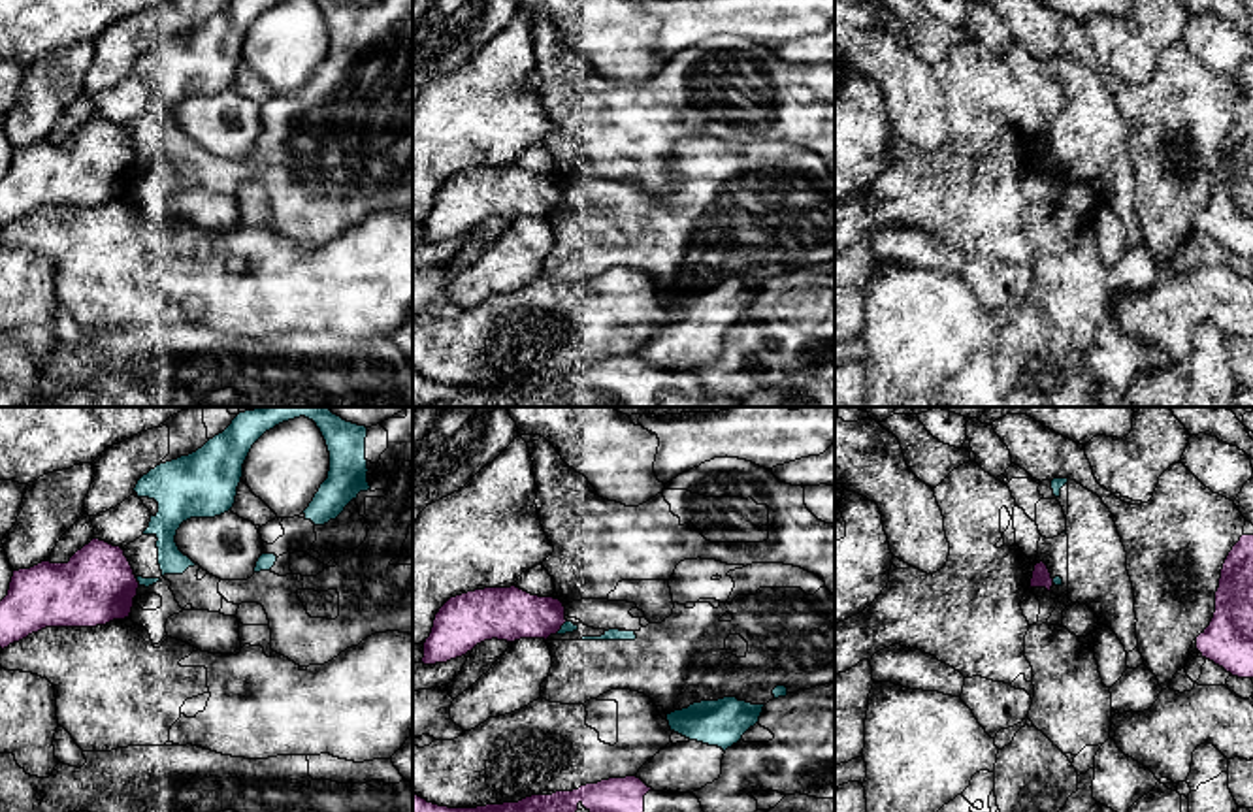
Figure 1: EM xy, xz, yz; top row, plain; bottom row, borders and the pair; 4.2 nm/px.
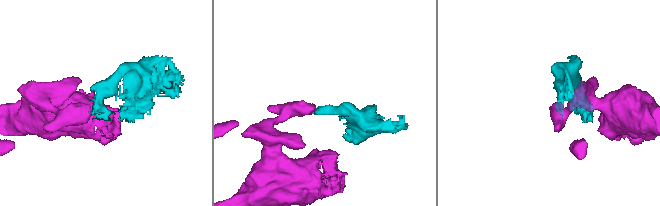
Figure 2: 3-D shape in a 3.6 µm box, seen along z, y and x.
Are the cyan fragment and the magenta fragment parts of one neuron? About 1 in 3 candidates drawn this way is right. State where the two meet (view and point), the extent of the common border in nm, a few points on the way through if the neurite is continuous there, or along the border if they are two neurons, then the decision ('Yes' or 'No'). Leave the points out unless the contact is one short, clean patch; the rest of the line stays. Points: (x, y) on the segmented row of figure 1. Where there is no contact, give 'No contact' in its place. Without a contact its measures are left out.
Touches cyan at xz (562, 628). Shared border 80 nm. No

